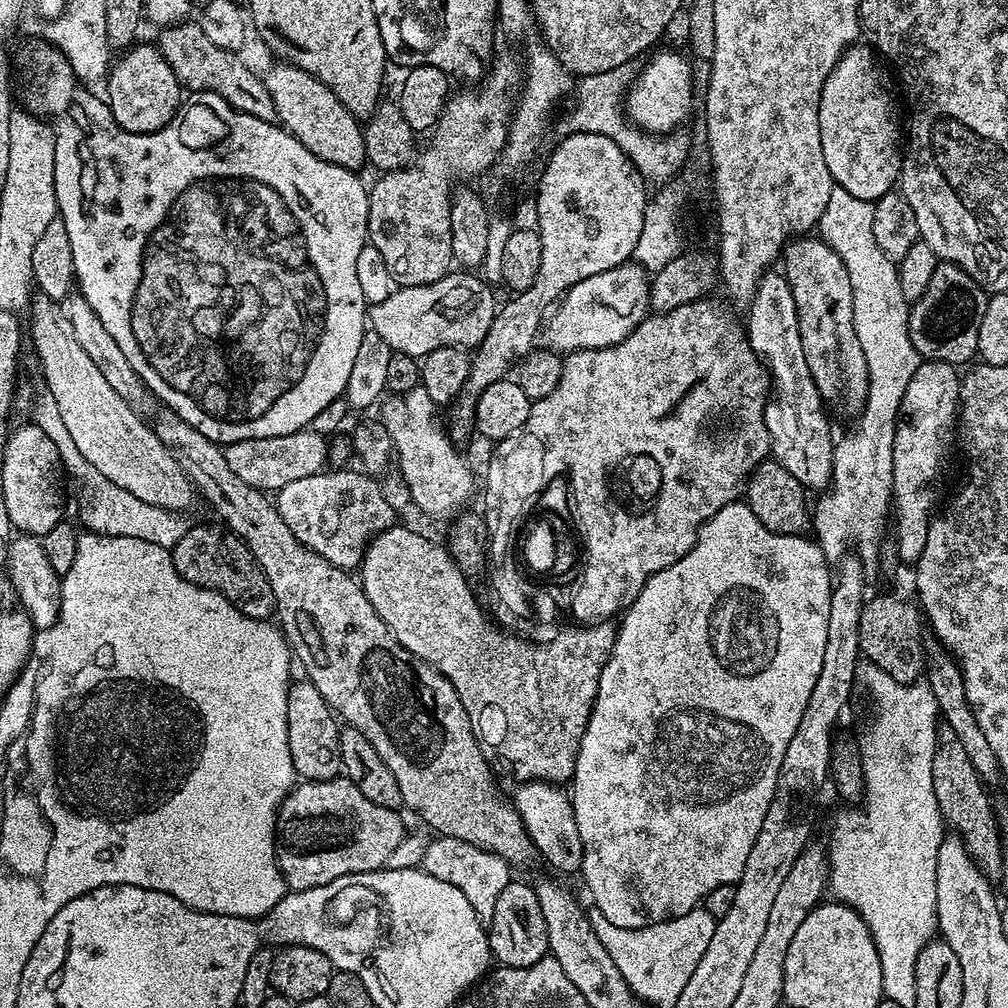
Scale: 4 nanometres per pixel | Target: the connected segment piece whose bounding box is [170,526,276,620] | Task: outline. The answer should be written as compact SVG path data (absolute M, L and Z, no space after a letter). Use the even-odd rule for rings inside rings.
M192 526L170 551L178 574L186 582L222 593L239 612L255 620L268 620L275 613L274 590L270 590L270 582L262 566L258 566L254 554L250 554L247 546L233 532L220 526L217 528Z

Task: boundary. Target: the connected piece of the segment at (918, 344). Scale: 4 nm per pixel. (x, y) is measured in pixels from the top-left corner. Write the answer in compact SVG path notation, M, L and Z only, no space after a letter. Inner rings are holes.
M937 263L922 298L911 301L908 329L914 350L924 360L937 360L961 366L978 356L978 330L982 330L982 314L986 314L989 293L966 270L957 264Z

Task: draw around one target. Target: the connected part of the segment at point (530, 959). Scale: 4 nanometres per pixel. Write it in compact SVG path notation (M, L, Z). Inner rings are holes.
M513 879L498 894L498 903L494 905L494 918L487 921L488 945L493 961L505 968L525 968L534 966L543 956L549 955L547 926L542 909L531 883Z

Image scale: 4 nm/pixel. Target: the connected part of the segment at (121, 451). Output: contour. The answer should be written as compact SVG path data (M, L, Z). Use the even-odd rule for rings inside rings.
M40 294L31 301L31 312L32 342L44 371L44 386L58 402L63 423L83 457L110 482L128 490L142 502L174 513L187 513L194 497L190 478L182 466L178 466L172 451L157 438L155 431L144 425L141 413L127 404L122 394L115 392L110 382L106 382L102 370L90 362L78 338L74 338L74 326L70 326L67 311L57 301Z

